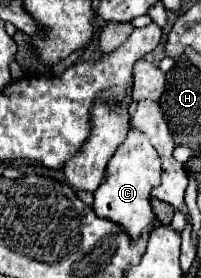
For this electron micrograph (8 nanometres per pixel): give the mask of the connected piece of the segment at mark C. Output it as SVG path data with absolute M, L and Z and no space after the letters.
M129 129L125 143L119 145L119 149L105 167L103 183L93 193L95 213L99 217L121 223L121 227L125 225L127 233L137 239L145 231L145 227L155 227L155 215L151 211L149 197L151 197L151 187L159 183L159 175L161 175L161 159L157 151L143 133Z

